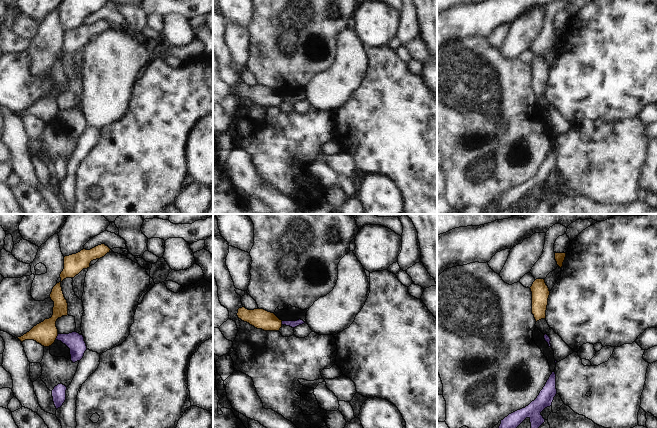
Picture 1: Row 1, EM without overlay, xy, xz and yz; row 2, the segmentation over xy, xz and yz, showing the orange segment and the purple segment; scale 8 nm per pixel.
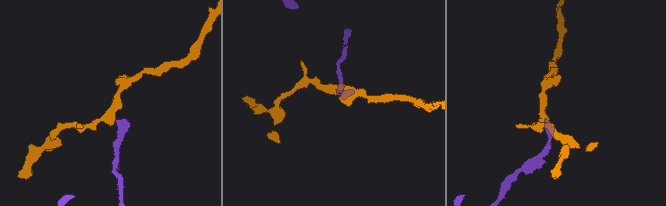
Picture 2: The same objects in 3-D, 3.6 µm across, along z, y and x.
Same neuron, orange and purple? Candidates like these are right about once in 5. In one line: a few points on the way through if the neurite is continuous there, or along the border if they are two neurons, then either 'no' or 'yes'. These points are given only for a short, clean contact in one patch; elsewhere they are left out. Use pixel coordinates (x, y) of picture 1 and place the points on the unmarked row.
border along xy (58, 110), (55, 115); no

